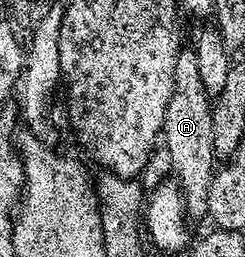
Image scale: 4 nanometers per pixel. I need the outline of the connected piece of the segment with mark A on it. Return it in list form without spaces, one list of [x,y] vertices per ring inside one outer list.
[[[183,48],[176,58],[173,90],[161,129],[171,150],[170,175],[181,190],[185,214],[191,220],[208,215],[210,180],[215,172],[211,122],[211,102],[199,79],[197,54],[191,48]]]

